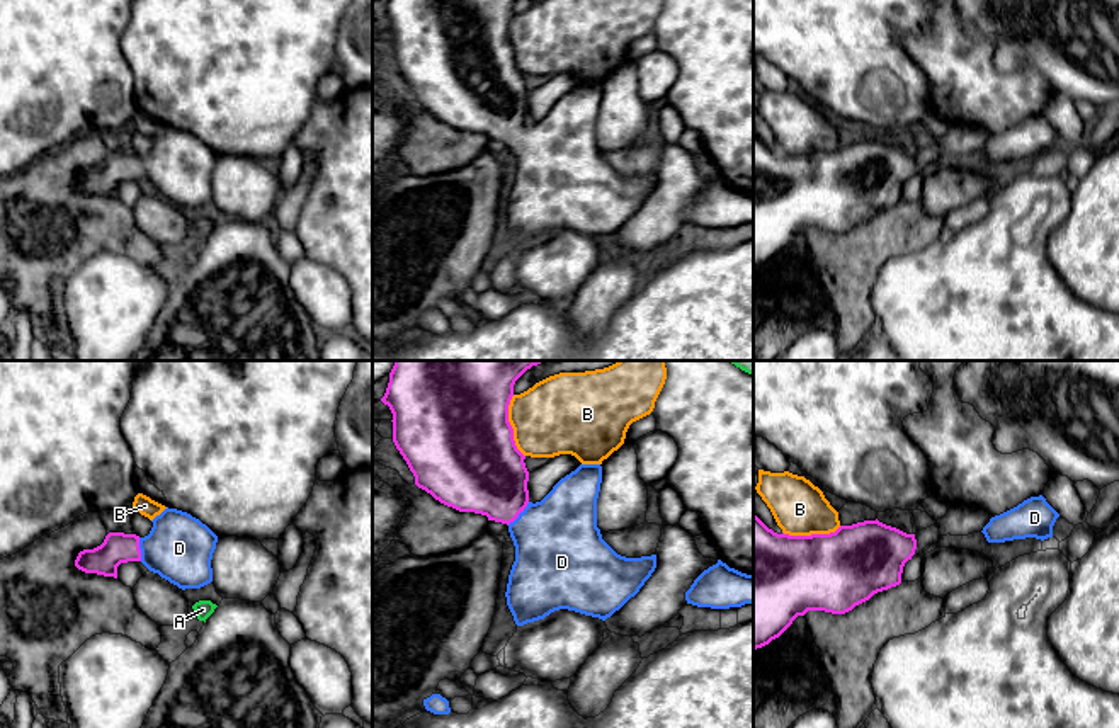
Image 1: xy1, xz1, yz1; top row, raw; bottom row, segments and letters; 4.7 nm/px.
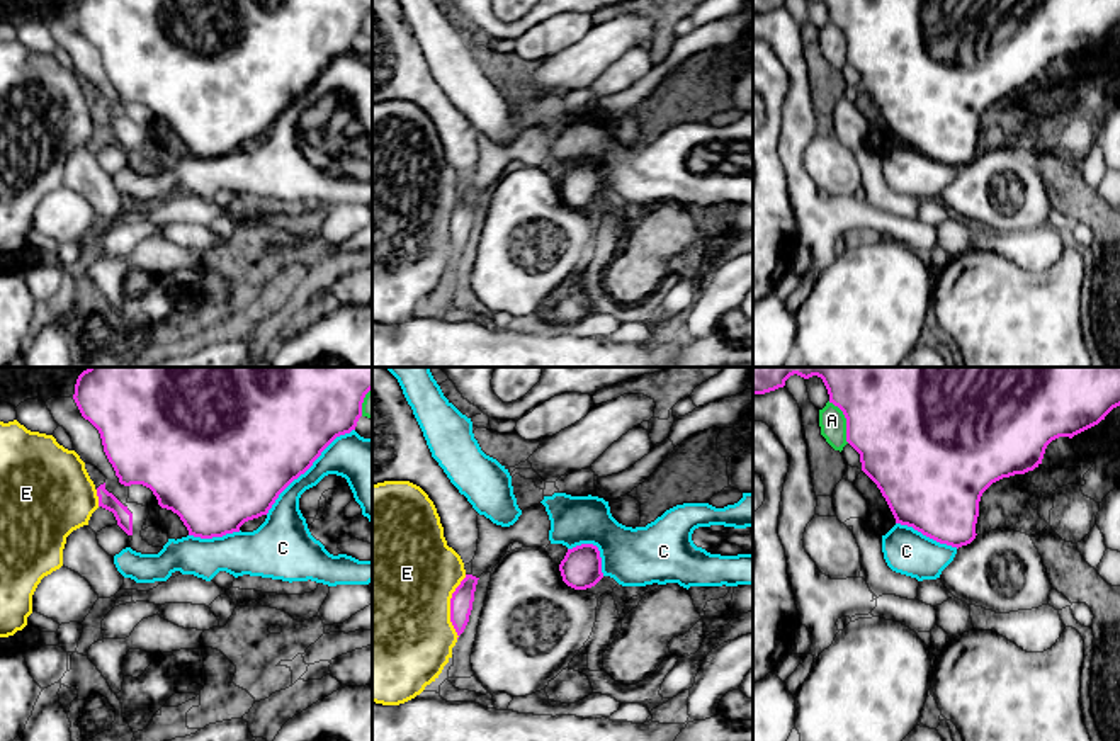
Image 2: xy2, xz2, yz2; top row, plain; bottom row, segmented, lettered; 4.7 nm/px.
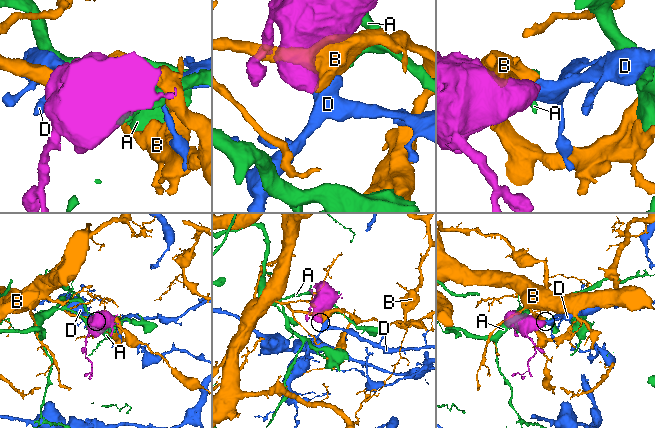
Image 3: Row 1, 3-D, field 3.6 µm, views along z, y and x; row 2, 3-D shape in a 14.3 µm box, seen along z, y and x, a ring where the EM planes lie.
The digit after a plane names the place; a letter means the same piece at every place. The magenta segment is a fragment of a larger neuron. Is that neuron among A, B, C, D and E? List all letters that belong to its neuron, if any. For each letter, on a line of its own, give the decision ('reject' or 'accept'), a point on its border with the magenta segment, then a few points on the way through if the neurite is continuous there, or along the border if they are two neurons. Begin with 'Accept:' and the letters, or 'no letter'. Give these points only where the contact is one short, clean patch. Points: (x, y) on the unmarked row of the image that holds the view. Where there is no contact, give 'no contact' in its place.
Accept: D
A: reject | yz2 (847, 39)
B: reject | xz1 (511, 45)
C: reject | xy2 (308, 87)
D: accept | xz1 (519, 131) | across xz1 (485, 92), (519, 131), (558, 167)
E: reject | xz2 (451, 226)

